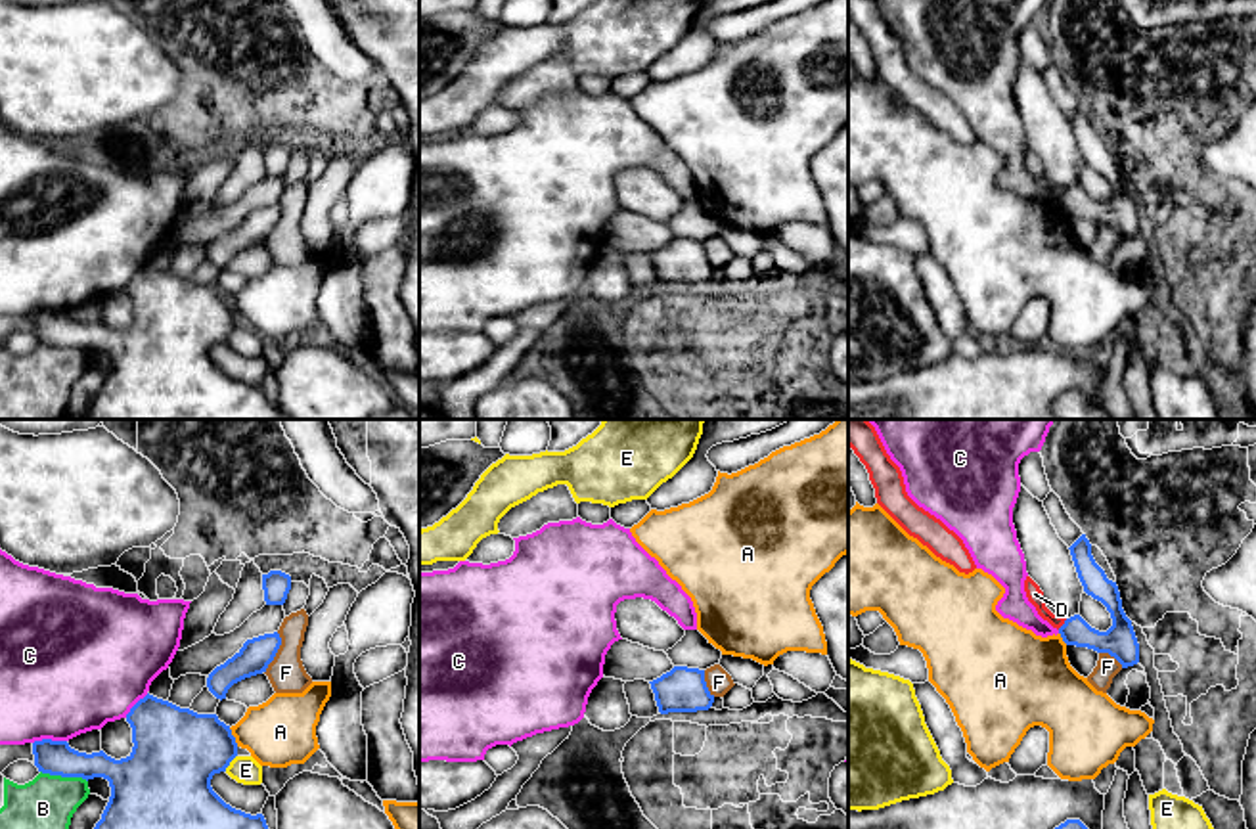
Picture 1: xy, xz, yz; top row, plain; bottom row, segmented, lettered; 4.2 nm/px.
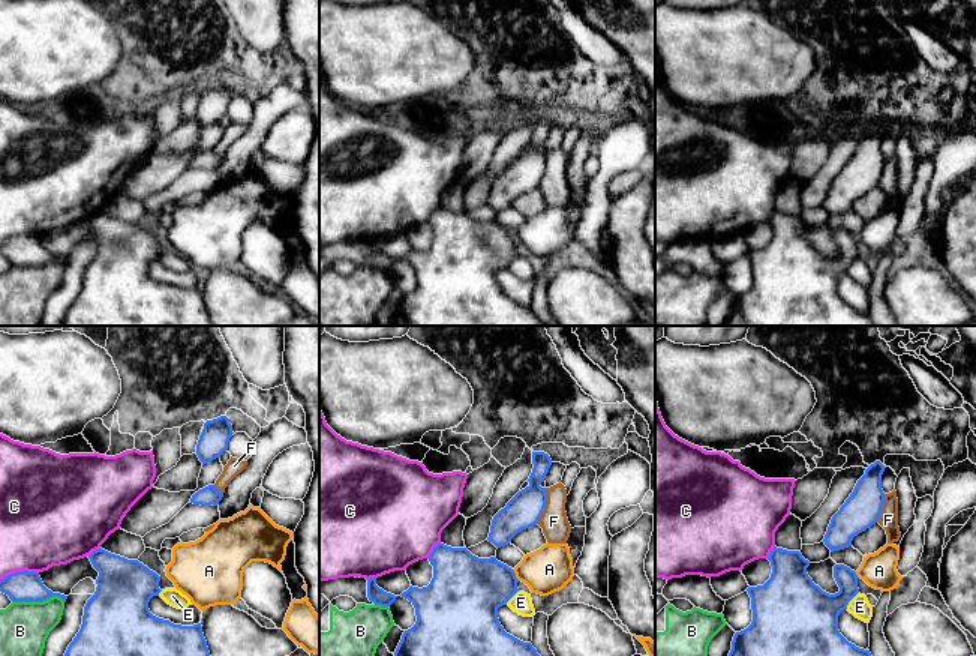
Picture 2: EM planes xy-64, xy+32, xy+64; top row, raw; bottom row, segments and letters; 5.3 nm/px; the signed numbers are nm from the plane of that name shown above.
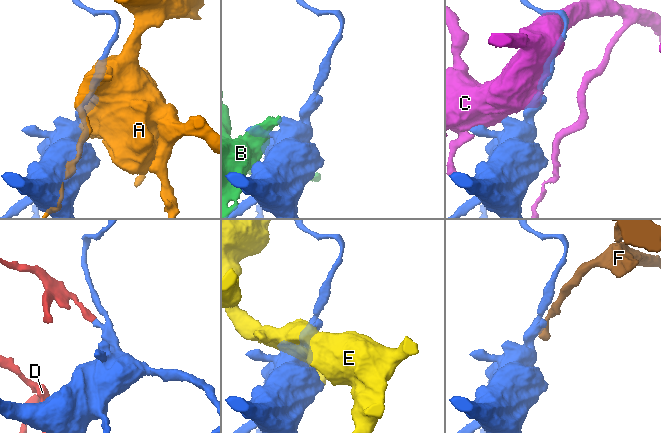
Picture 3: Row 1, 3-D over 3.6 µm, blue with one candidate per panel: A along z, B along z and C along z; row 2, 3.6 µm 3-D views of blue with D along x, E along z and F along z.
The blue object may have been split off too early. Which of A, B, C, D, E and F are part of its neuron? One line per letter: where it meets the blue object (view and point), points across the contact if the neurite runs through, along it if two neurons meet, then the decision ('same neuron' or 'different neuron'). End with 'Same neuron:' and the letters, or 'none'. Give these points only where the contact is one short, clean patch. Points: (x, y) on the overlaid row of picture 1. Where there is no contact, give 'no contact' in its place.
A: xy (234, 738) | different neuron
B: xy (64, 776) | different neuron
C: xy (48, 739) | different neuron
D: yz (1063, 625) | along yz (1067, 619), (1057, 628) | different neuron
E: xy (230, 761) | different neuron
F: xy (276, 651) | along xy (278, 632), (280, 646), (265, 672) | different neuron
Same neuron: none

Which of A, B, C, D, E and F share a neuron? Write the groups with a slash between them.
A / B / C / D / E / F

